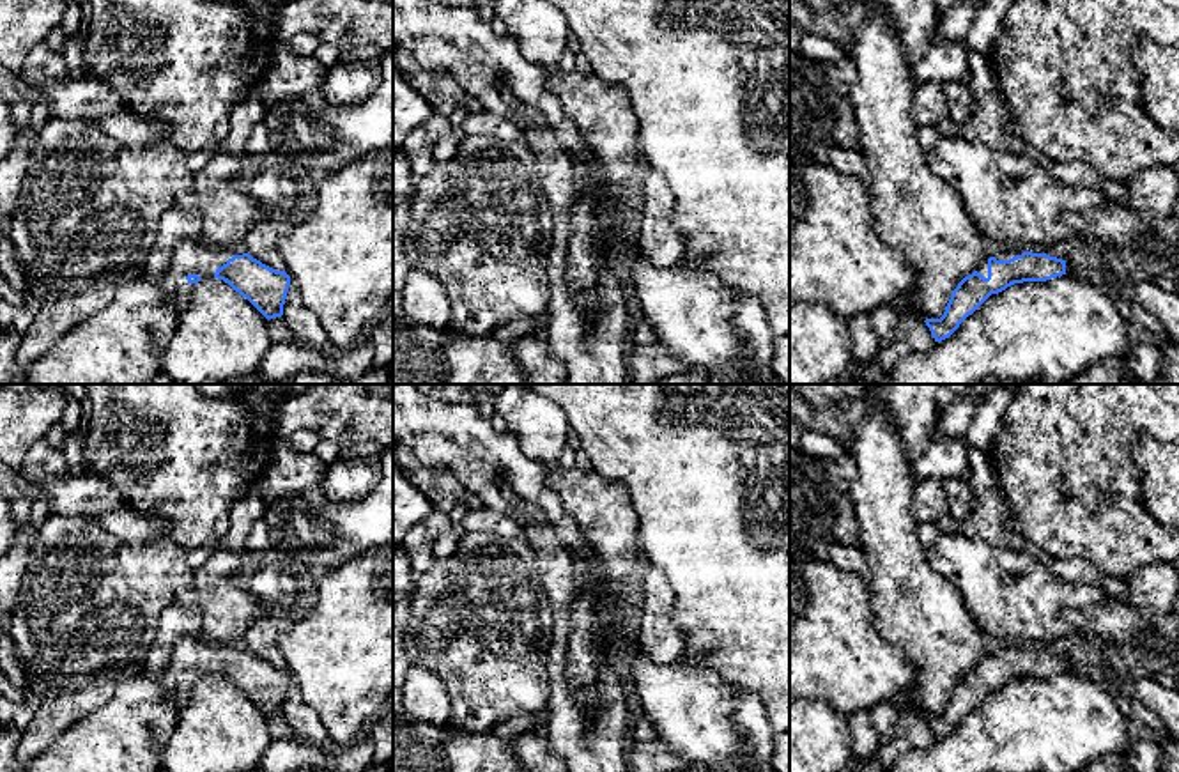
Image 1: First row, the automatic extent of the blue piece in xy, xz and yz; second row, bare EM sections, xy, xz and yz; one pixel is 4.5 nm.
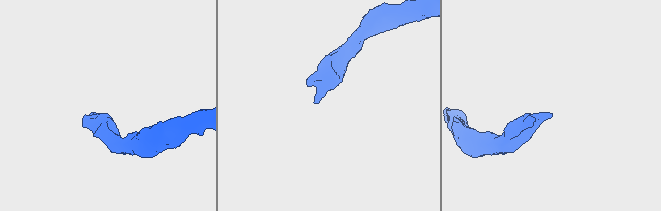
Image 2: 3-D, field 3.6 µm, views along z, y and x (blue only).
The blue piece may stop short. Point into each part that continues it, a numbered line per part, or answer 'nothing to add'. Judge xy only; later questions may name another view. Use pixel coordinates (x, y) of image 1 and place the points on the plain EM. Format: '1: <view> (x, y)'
1: xy (192, 652)

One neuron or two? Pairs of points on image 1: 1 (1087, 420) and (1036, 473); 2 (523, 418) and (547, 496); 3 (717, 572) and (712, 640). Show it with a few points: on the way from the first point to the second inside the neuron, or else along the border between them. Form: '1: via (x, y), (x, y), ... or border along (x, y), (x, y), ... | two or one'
1: via (1073, 432), (1047, 459) | one
2: border along (507, 429), (526, 455), (549, 464) | two
3: via (717, 588), (717, 624) | one

